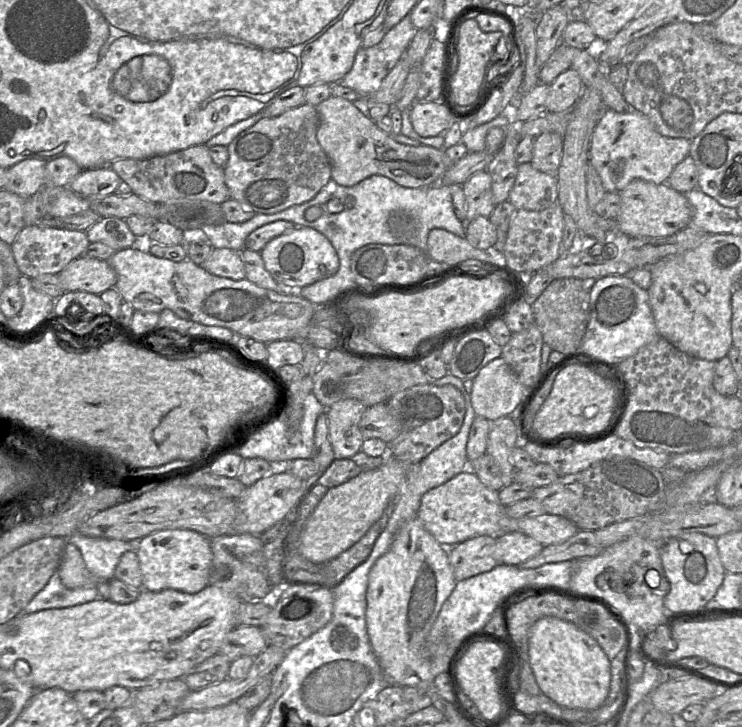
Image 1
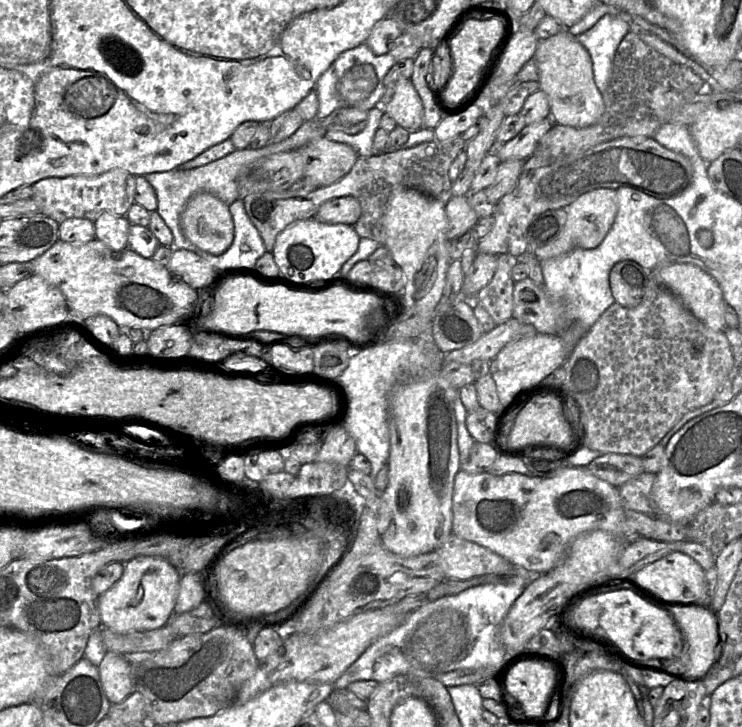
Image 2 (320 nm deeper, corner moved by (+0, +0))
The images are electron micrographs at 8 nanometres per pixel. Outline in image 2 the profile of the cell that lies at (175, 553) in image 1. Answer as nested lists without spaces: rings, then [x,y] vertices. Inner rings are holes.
[[[138,556],[124,566],[121,578],[98,597],[101,625],[118,633],[154,630],[165,626],[174,614],[180,575],[169,562]]]

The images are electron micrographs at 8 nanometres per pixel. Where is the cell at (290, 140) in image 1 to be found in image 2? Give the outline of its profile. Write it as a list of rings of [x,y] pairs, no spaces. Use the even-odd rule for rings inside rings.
[[[327,138],[313,140],[306,146],[309,162],[305,177],[311,178],[318,188],[330,186],[342,179],[359,157],[350,145]]]

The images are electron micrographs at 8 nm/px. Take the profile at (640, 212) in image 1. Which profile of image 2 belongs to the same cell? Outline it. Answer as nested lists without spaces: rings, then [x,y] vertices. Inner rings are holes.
[[[612,188],[593,189],[563,209],[567,212],[567,220],[558,238],[551,244],[532,250],[539,260],[559,257],[574,249],[596,248],[614,223],[618,210],[616,191]]]

